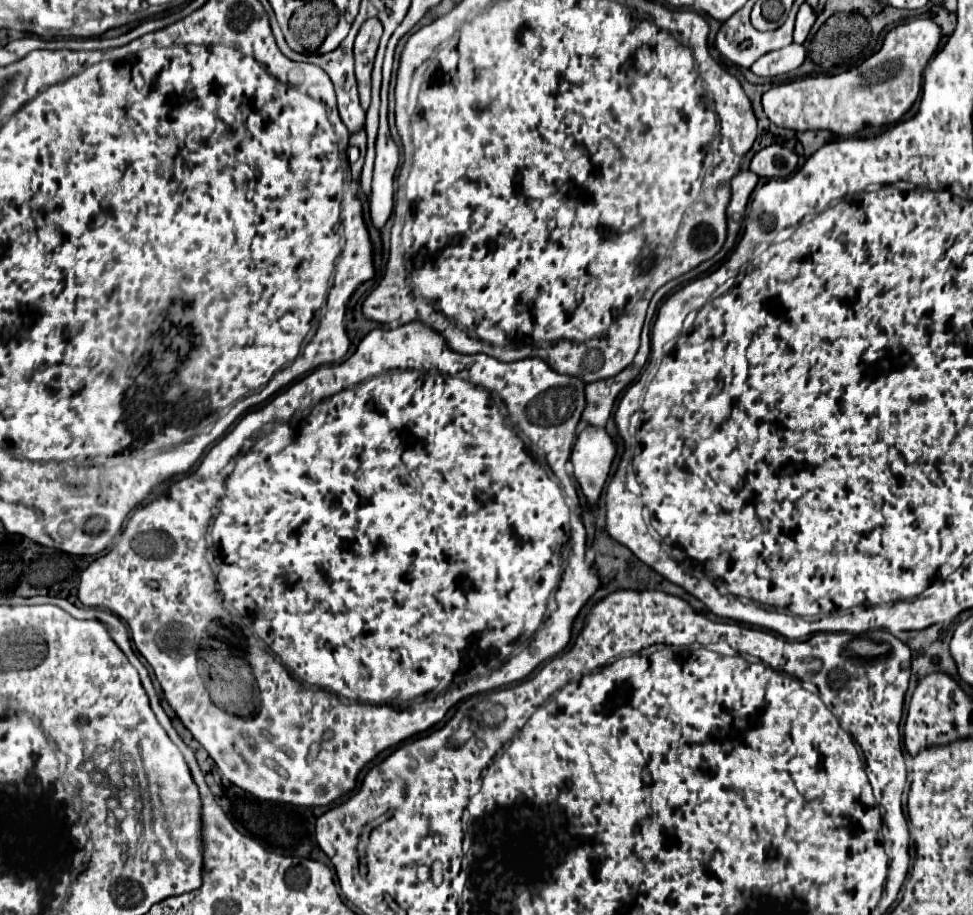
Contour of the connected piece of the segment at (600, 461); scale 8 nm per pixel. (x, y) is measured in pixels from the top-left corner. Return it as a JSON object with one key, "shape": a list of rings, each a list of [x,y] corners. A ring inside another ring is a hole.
{"shape":[[[586,426],[578,434],[570,460],[574,464],[574,476],[582,488],[590,510],[596,510],[598,506],[614,456],[616,446],[604,428]]]}

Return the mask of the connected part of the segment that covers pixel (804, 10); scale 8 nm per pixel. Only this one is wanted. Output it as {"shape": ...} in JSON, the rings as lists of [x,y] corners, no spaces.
{"shape":[[[804,2],[796,14],[796,26],[794,26],[794,42],[796,44],[804,44],[814,20],[816,20],[814,10]]]}

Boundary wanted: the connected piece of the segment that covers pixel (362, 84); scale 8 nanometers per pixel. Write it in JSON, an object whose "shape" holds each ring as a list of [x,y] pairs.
{"shape":[[[370,18],[362,24],[362,28],[356,36],[356,42],[354,42],[358,94],[360,94],[360,106],[364,110],[368,110],[368,106],[370,106],[370,72],[372,72],[380,36],[382,36],[382,24],[376,18]]]}

